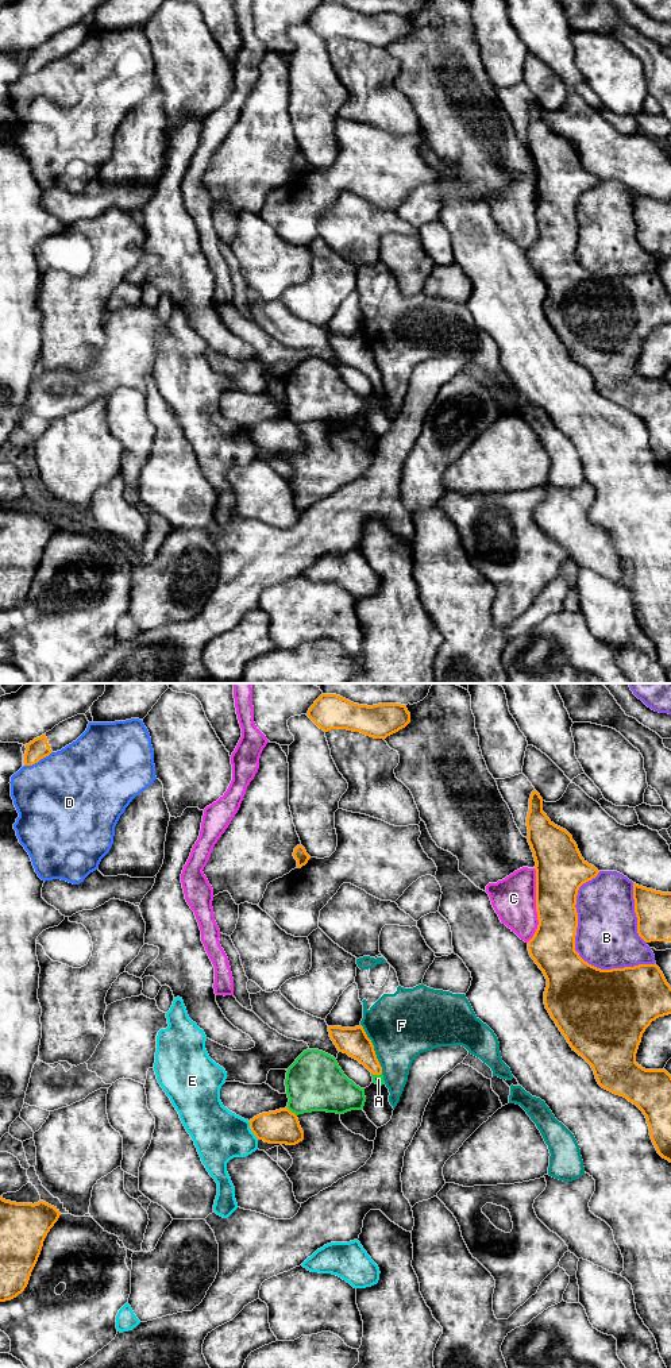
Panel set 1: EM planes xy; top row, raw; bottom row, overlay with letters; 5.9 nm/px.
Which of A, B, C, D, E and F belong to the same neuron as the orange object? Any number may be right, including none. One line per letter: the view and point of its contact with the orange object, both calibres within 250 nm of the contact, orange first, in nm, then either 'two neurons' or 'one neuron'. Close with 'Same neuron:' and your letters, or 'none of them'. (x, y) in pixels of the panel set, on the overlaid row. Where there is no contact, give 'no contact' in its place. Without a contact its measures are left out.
A: meets orange in xy at (377, 1074); 170 nm thick on the orange side, 60 nm on the other; one neuron
B: meets orange in xy at (608, 970); 500 nm thick on the orange side, 360 nm on the other; two neurons
C: meets orange in xy at (536, 905); 300 nm thick on the orange side, 260 nm on the other; two neurons
D: meets orange in xy at (38, 760); 120 nm thick on the orange side, 500 nm on the other; two neurons
E: meets orange in xy at (251, 1130); 200 nm thick on the orange side, 320 nm on the other; two neurons
F: meets orange in xy at (373, 1048); 170 nm thick on the orange side, 400 nm on the other; two neurons
Same neuron: A

